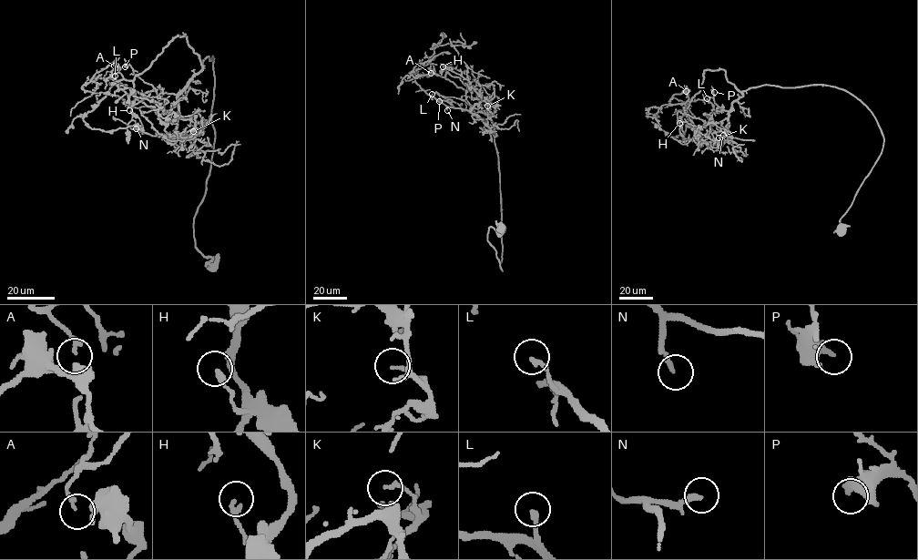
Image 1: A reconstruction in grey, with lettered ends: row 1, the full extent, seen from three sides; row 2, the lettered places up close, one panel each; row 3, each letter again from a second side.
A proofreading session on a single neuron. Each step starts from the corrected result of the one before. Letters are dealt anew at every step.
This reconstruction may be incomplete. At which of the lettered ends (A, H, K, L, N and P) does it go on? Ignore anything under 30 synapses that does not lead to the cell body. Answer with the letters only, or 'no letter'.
N

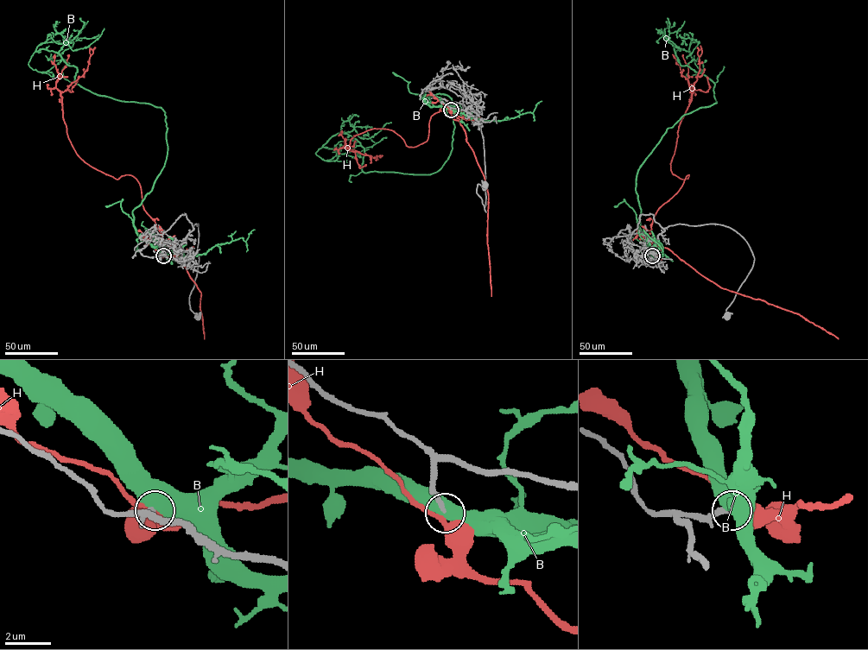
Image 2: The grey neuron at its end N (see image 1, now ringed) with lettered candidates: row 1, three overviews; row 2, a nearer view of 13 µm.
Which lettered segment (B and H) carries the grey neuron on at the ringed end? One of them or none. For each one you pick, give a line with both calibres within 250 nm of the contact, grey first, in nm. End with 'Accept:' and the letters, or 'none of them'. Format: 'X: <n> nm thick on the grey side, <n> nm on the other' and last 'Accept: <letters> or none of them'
Accept: none of them

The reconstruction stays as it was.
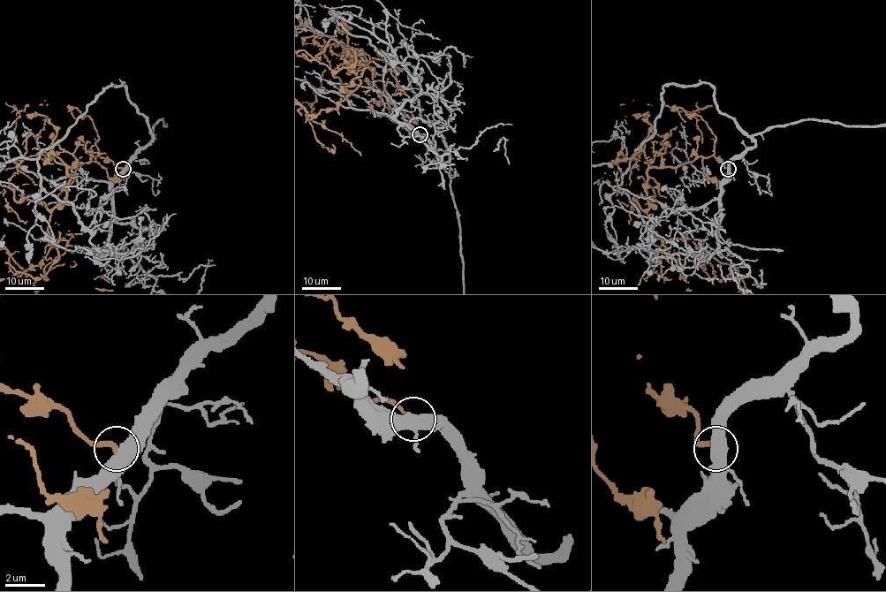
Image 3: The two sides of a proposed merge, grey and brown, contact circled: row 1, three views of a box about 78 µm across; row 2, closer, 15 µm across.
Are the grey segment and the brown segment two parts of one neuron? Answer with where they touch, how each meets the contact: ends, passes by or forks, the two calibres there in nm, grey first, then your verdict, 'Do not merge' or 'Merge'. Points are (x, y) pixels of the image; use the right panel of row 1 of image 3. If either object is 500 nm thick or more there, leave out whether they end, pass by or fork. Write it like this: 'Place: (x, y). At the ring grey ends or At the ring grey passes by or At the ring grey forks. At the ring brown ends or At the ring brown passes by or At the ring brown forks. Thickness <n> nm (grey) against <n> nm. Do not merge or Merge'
Place: (728, 169). Thickness 550 nm (grey) against 190 nm. Do not merge

